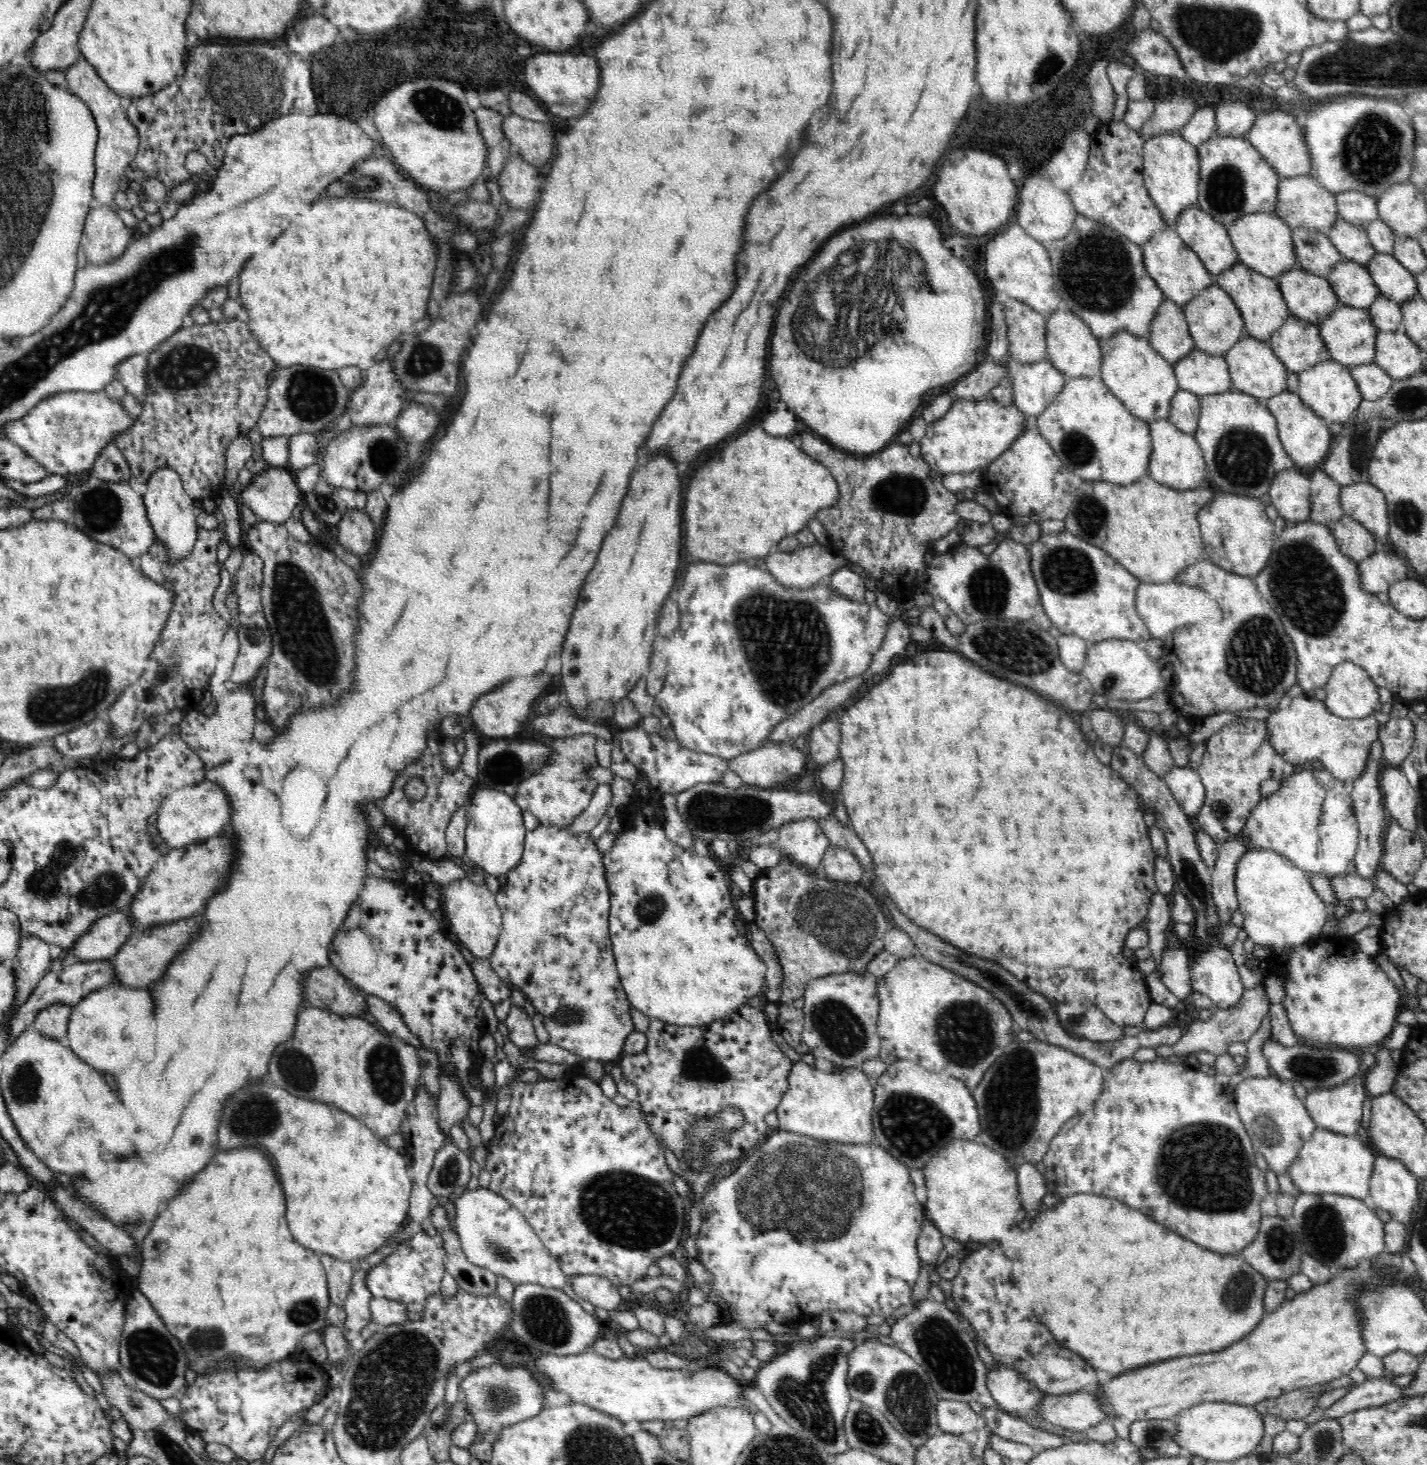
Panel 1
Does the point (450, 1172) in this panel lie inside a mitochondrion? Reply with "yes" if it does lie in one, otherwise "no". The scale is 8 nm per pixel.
yes

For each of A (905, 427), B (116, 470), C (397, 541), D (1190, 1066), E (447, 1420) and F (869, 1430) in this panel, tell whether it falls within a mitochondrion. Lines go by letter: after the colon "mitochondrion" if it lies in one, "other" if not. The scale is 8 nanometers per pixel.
A: other
B: mitochondrion
C: other
D: other
E: mitochondrion
F: mitochondrion

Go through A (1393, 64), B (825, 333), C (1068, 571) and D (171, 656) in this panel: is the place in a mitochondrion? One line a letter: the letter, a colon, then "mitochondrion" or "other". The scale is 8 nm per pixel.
A: mitochondrion
B: mitochondrion
C: mitochondrion
D: mitochondrion

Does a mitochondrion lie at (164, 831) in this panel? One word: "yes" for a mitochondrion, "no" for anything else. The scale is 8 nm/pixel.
no

